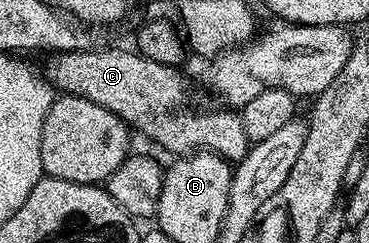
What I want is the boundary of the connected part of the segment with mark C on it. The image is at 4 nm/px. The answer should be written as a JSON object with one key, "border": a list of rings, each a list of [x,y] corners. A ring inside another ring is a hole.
{"border":[[[75,49],[69,53],[49,56],[46,80],[53,90],[64,95],[90,99],[106,111],[114,111],[133,130],[145,133],[156,145],[171,155],[187,155],[201,149],[217,153],[229,163],[241,161],[247,155],[250,142],[242,131],[239,112],[228,107],[191,109],[186,105],[188,81],[174,65],[154,63],[128,49]]]}

